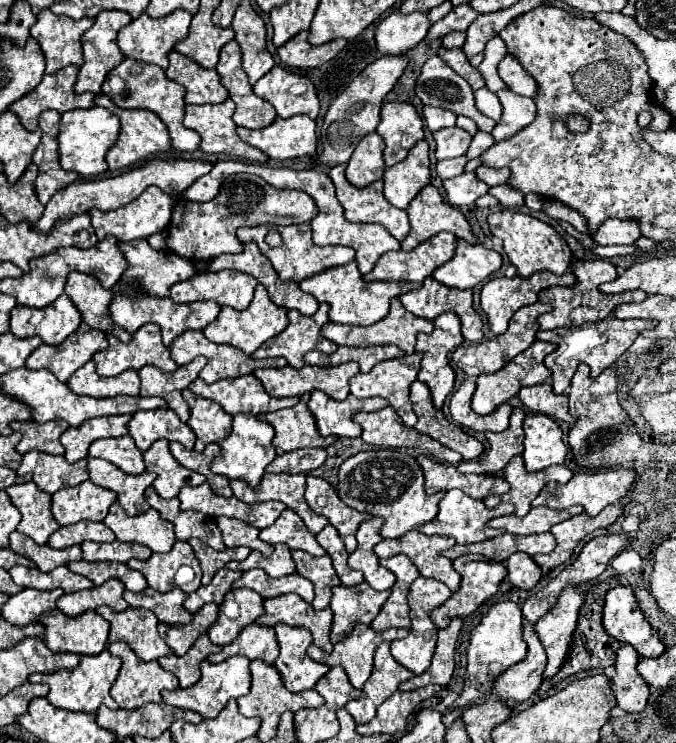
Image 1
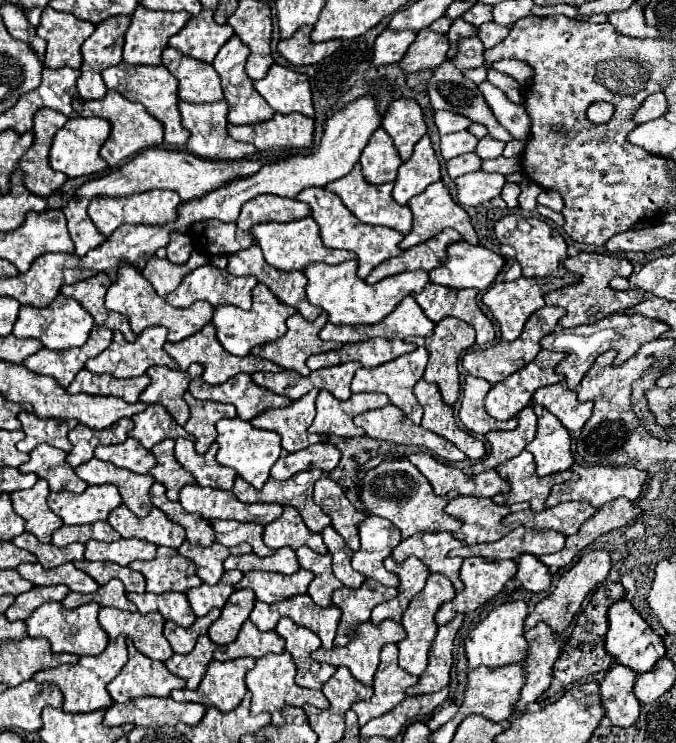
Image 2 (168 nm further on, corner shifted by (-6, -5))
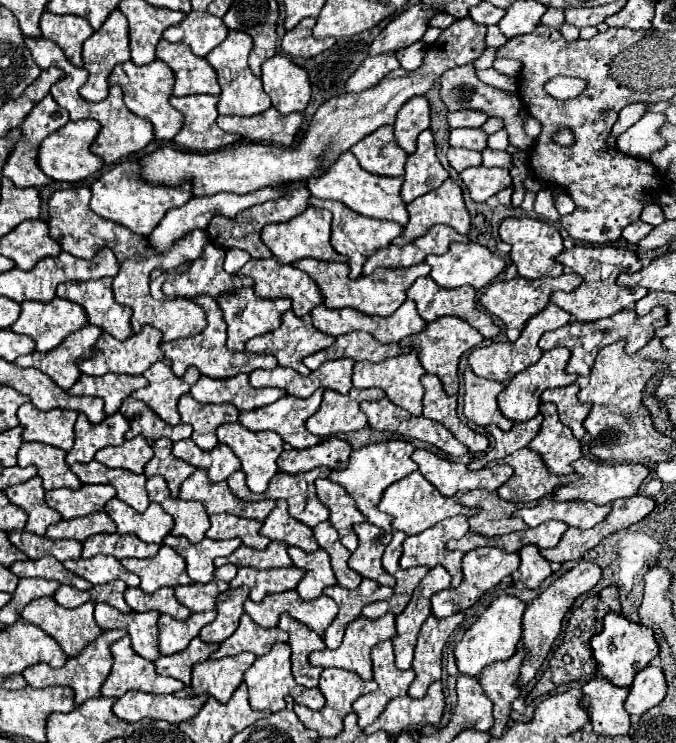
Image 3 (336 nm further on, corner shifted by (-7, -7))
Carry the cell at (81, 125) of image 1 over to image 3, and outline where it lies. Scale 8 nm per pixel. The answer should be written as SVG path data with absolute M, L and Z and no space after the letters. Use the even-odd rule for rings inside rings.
M96 120L68 122L66 126L62 126L60 130L56 130L54 134L50 134L48 138L42 140L40 152L38 152L38 166L42 168L42 172L48 178L58 180L58 182L86 180L88 176L96 174L104 166L104 160L100 160L100 156L92 154L92 150L90 150L92 140L96 140L98 132L100 132L100 124L96 124Z

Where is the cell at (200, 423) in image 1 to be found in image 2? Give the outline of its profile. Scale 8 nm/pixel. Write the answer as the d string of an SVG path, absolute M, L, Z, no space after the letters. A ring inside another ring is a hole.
M189 392L185 394L185 402L189 404L189 420L185 424L185 430L195 436L195 450L203 454L217 438L217 420L235 418L235 406L221 402L203 402L193 398Z

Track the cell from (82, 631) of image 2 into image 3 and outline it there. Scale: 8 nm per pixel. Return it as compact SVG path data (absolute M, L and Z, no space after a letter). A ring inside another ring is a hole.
M38 598L38 600L32 600L24 608L22 620L42 628L48 636L52 636L60 644L60 648L66 652L66 656L80 654L88 644L92 644L92 640L96 640L102 634L102 628L98 628L98 624L94 620L94 602L86 602L86 604L78 606L76 610L68 610L60 604L56 604L54 598Z

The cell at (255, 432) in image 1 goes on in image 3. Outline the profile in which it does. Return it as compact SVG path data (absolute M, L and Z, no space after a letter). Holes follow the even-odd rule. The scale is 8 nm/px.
M240 422L222 424L216 432L218 442L232 448L242 462L248 488L252 492L264 492L270 478L278 472L276 460L282 454L282 438L276 432L252 432Z

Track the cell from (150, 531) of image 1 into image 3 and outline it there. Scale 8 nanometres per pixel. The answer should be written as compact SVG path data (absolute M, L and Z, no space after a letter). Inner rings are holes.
M112 498L104 512L116 522L118 534L136 534L142 542L162 544L172 532L172 516L168 516L160 504L150 504L146 512L136 512L118 498Z

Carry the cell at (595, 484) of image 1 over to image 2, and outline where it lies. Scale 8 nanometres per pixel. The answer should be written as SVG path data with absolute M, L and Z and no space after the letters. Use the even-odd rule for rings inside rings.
M575 464L571 470L573 470L575 478L553 486L551 496L547 498L549 508L557 506L559 502L571 502L571 500L587 500L587 502L591 502L591 506L597 506L597 508L601 508L603 504L607 504L619 496L625 496L627 500L637 500L637 496L641 494L643 482L647 478L647 472L637 470L635 466L579 466L579 464Z

